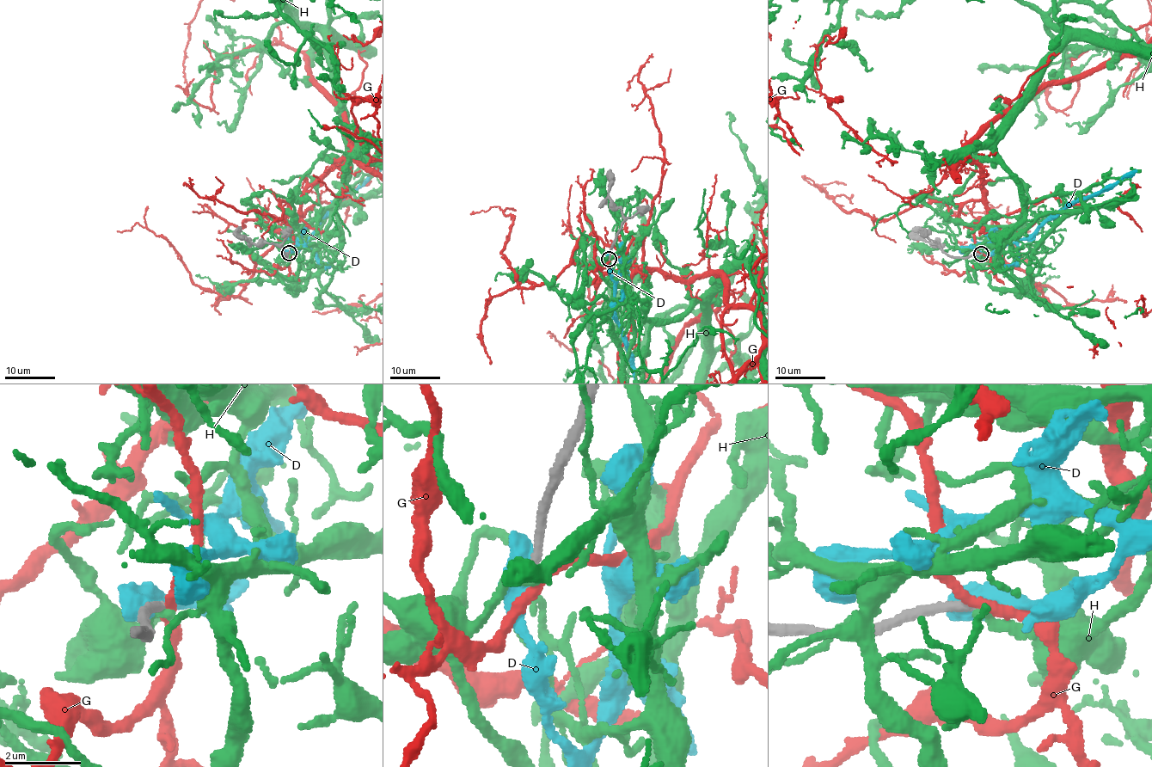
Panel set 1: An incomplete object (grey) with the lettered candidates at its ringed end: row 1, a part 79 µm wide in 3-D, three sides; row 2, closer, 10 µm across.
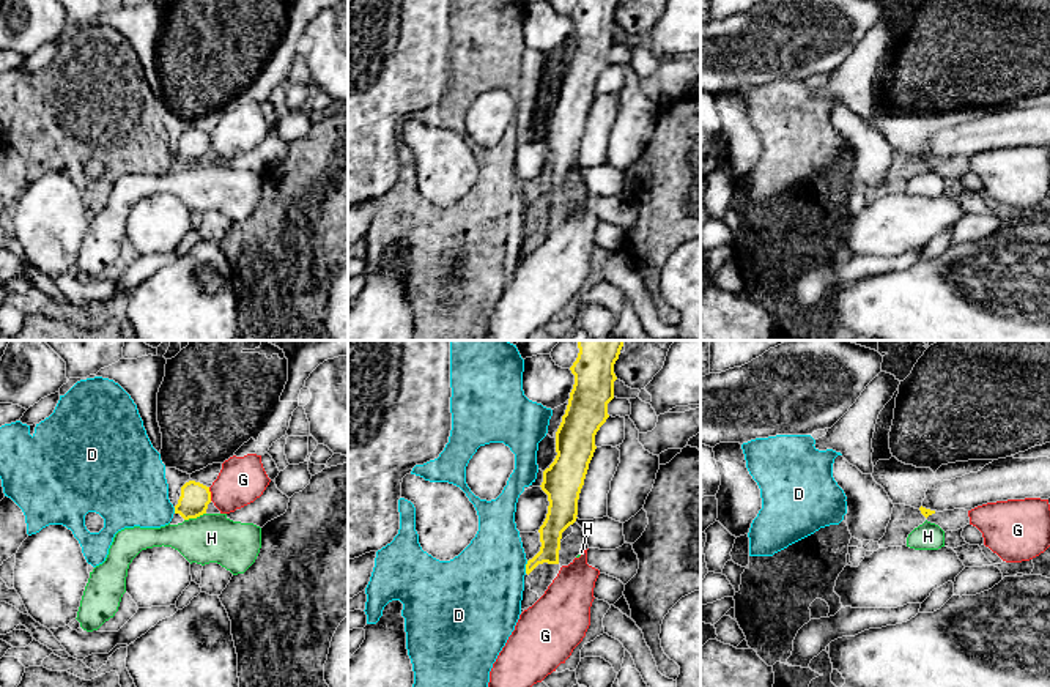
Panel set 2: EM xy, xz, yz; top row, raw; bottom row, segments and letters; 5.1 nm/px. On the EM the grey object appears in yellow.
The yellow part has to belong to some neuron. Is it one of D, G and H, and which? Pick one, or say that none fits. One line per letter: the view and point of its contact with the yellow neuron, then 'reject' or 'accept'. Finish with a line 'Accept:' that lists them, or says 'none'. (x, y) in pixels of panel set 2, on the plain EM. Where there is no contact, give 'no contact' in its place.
D: xz (526, 215) | reject
G: xy (210, 141) | reject
H: xy (194, 164) | reject
Accept: none

